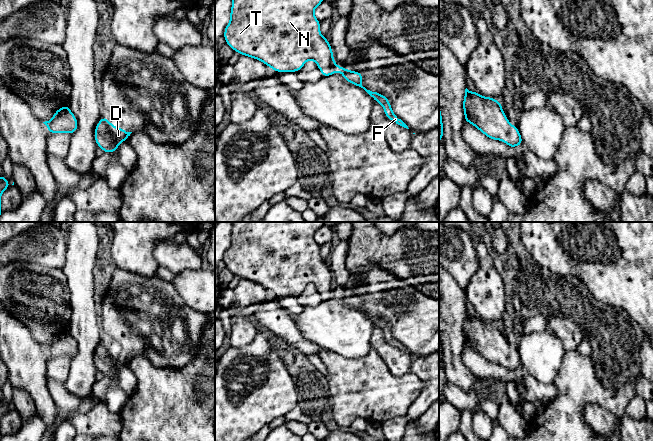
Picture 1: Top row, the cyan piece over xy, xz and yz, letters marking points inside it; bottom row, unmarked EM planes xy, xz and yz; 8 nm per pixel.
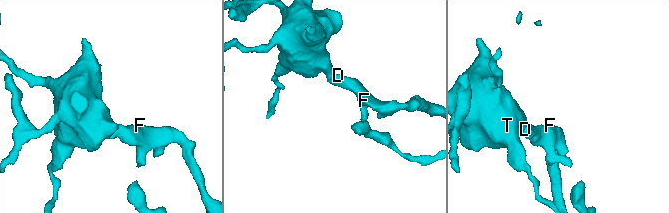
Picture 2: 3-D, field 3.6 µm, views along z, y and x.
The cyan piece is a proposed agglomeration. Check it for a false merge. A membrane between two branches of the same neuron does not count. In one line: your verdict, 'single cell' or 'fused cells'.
single cell

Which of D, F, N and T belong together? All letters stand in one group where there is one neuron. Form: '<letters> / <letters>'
D F N T

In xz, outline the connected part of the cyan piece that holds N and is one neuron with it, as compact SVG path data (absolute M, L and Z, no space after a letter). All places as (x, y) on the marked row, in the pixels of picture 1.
M232 0L230 11L230 22L224 29L224 38L235 52L247 57L255 58L274 72L298 72L304 64L312 59L321 71L322 77L330 76L338 71L343 78L351 84L363 88L374 100L382 105L387 119L396 124L408 128L408 126L399 119L392 110L388 98L380 93L372 92L362 86L363 75L357 71L350 71L334 62L333 51L328 39L324 38L320 32L320 21L315 17L314 10L324 0Z

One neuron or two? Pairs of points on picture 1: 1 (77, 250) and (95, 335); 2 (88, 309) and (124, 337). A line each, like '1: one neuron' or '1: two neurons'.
1: one neuron
2: two neurons

